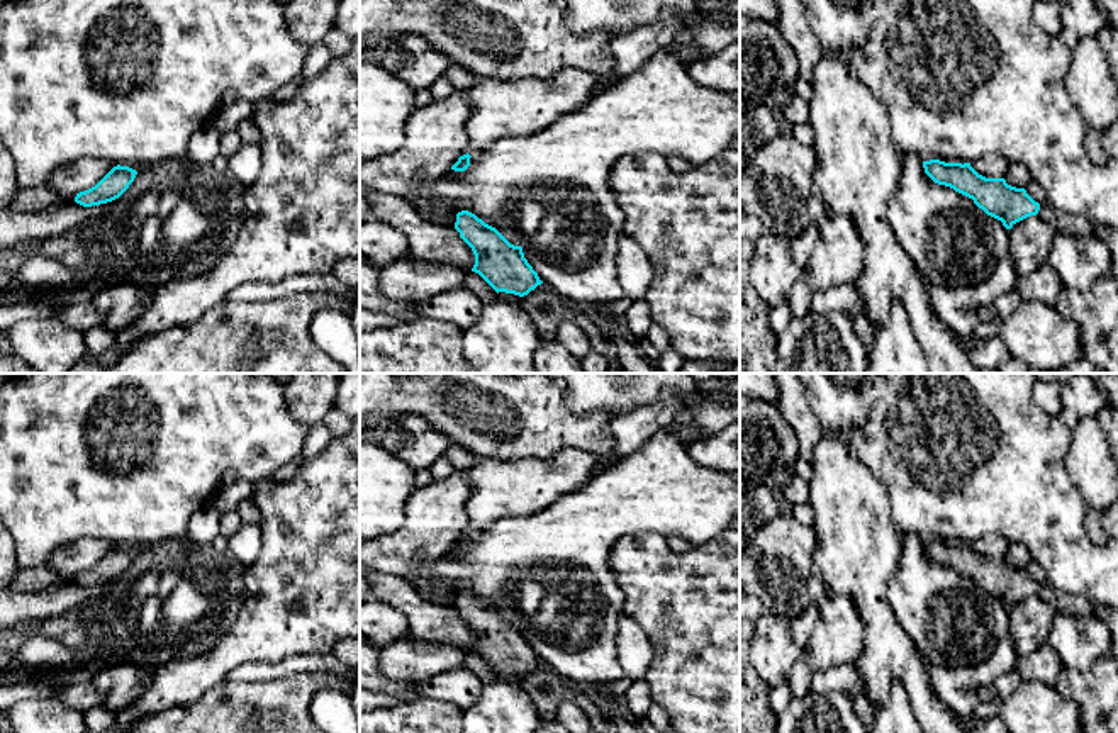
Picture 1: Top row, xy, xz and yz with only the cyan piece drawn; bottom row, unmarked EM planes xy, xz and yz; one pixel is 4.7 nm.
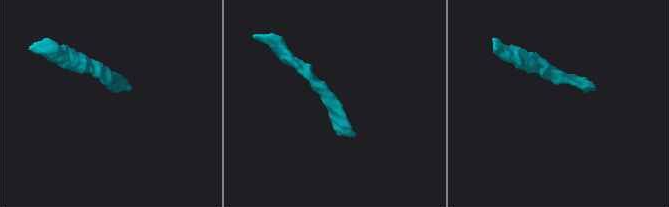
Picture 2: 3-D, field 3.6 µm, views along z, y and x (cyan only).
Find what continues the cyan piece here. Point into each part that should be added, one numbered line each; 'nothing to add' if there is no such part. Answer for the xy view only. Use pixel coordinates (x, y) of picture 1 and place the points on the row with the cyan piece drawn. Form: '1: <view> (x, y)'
nothing to add

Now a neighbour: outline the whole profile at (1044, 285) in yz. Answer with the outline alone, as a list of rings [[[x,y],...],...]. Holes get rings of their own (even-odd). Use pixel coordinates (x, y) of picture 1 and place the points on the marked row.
[[[1048,263],[1030,275],[1016,277],[1015,290],[1021,302],[1055,304],[1064,288],[1060,277]]]

